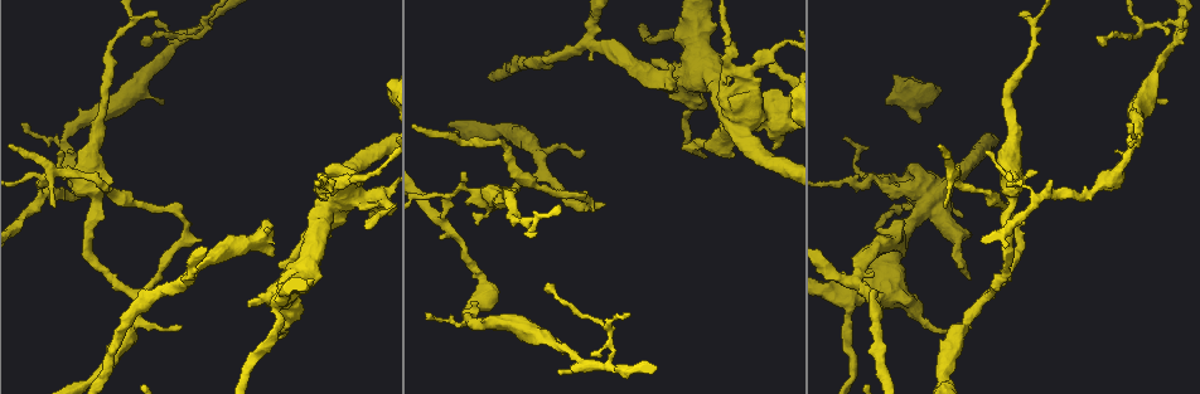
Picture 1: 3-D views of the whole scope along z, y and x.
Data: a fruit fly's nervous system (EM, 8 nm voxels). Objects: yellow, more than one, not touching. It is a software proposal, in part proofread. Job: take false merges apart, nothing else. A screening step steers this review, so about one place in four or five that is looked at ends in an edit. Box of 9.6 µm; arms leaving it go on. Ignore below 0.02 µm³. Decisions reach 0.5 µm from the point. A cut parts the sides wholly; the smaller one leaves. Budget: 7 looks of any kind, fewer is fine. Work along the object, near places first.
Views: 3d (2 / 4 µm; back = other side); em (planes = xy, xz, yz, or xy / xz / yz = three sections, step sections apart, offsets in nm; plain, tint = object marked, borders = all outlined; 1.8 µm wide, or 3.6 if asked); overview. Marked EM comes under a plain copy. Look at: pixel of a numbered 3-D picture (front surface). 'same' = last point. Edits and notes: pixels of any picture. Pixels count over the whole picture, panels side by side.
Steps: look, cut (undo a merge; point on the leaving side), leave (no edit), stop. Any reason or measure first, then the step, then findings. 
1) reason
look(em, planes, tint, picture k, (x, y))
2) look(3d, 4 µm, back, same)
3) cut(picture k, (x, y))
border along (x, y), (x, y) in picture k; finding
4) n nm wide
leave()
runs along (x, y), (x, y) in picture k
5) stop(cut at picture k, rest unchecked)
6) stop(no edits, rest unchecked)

calibre changes
look(3d, 4 µm, picture 1, (697, 58))

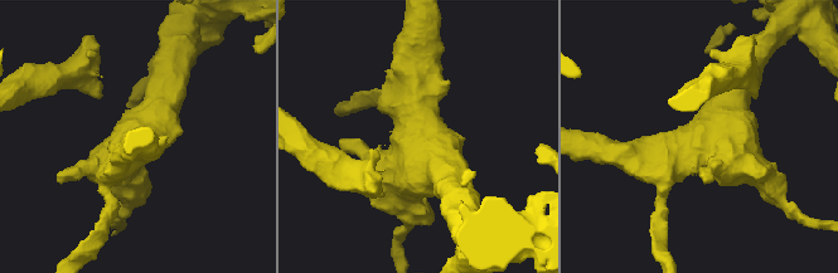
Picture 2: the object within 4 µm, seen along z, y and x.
look(em, 3.6 µm, xz, step 16, tint, picture 2, (696, 143))

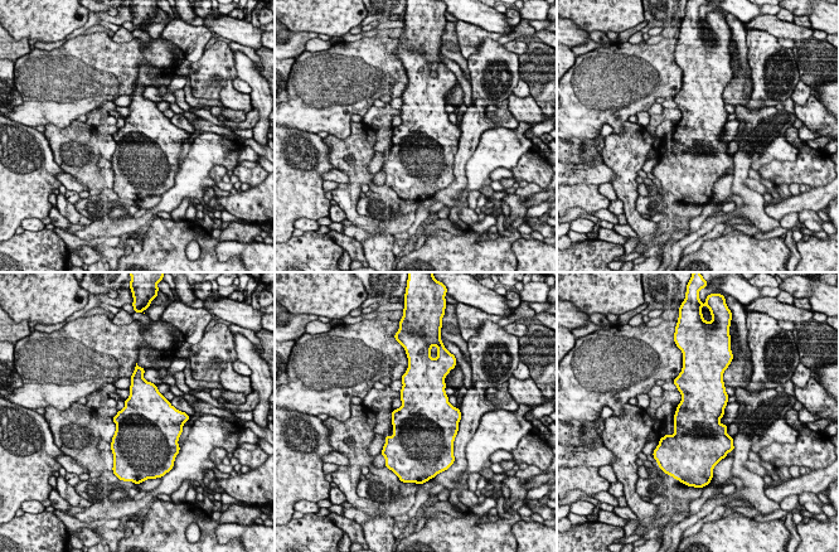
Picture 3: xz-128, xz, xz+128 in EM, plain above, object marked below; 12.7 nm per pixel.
look(em, 3.6 µm, xy, step 4, tint, same)

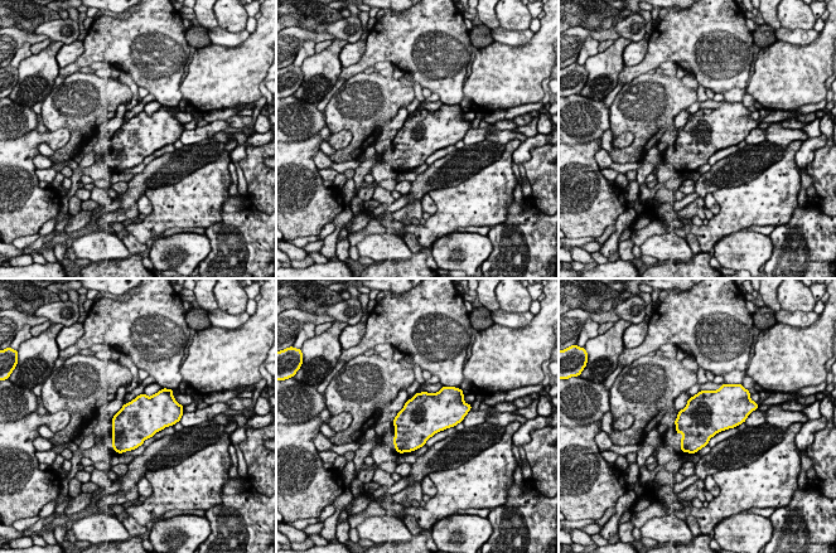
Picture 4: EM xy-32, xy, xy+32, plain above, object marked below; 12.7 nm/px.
550 nm wide
leave()
continuous, no second cell

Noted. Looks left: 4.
touches itself
look(3d, 4 µm, picture 1, (341, 193))

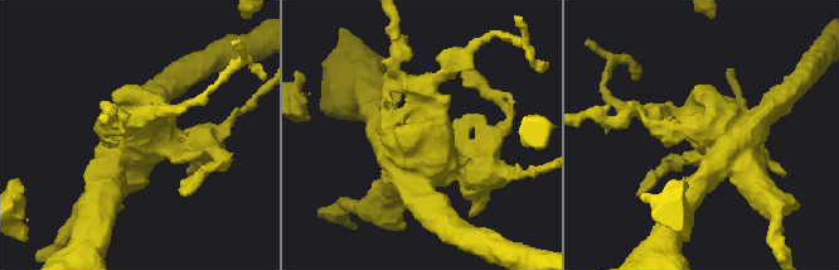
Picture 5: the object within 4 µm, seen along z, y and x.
now the EM
look(em, 3.6 µm, xz, step 4, tint, picture 5, (706, 132))

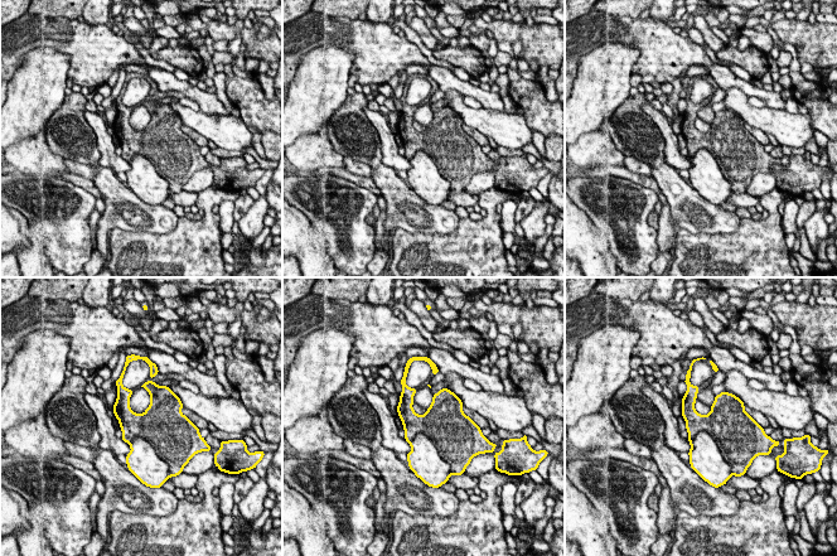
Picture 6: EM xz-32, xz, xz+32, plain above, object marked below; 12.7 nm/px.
another direction
look(em, 3.6 µm, planes, tint, same)

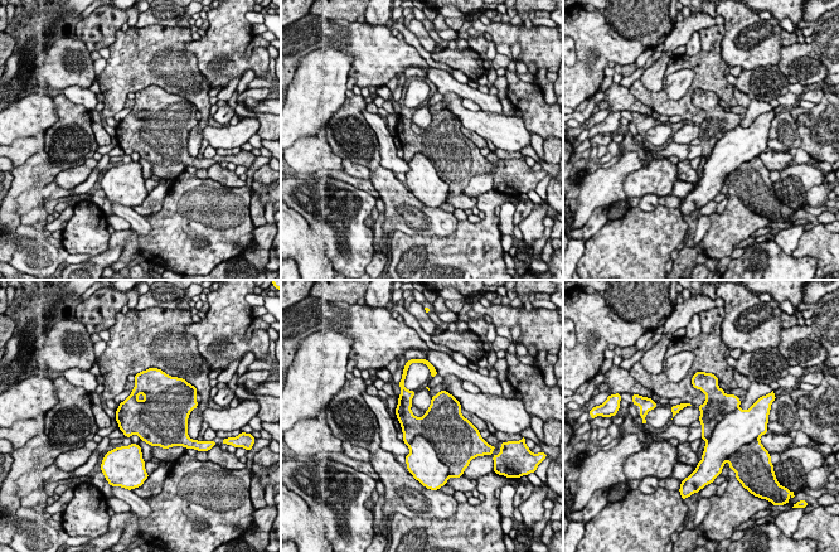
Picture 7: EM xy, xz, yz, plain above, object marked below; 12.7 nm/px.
420 nm wide
cut(picture 7, (440, 426))
border along (407, 444), (422, 436), (441, 460) in picture 7; two cells meet here

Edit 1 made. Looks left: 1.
stop(cut at picture 7, rest unchecked)

